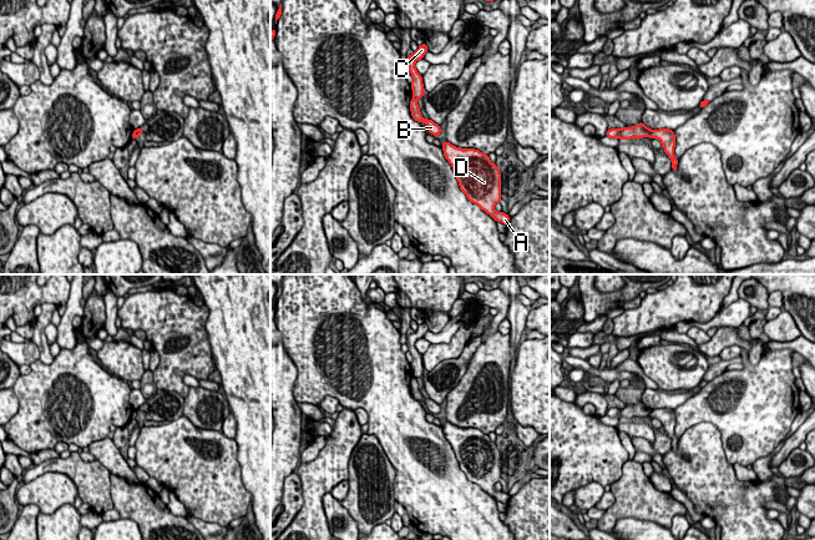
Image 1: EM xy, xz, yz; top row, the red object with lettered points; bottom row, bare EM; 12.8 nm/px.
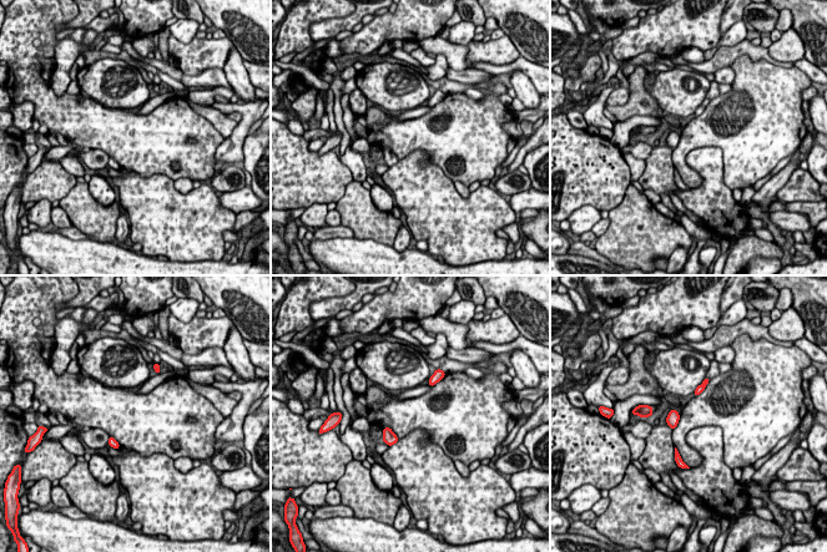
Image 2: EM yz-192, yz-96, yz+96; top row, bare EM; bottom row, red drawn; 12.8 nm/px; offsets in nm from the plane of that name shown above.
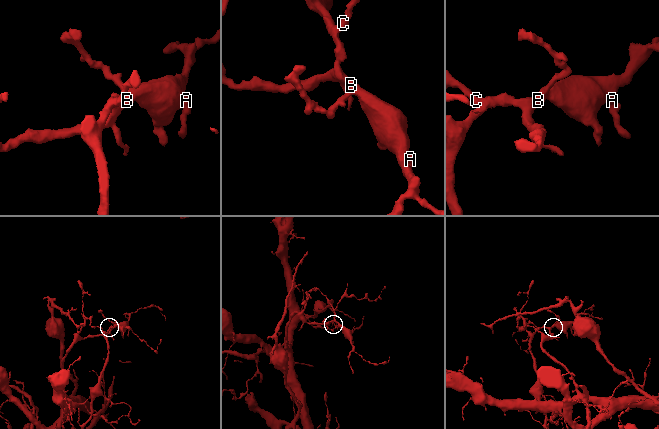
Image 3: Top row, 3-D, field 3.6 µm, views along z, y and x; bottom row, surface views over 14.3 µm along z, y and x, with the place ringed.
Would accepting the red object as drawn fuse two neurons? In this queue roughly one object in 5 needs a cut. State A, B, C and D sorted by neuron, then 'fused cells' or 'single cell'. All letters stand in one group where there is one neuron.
A B D / C; fused cells

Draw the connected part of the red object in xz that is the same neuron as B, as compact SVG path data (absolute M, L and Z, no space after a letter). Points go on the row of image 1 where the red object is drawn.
M412 97L410 101L410 111L411 116L415 121L417 122L424 122L431 135L437 137L441 132L440 125L435 123L432 120L426 120L422 117L419 105L417 105L417 99Z

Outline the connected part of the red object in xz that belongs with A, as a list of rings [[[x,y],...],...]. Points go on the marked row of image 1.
[[[447,141],[441,147],[467,200],[496,222],[507,224],[510,216],[495,211],[495,205],[501,202],[501,173],[496,163],[475,148],[456,147]]]

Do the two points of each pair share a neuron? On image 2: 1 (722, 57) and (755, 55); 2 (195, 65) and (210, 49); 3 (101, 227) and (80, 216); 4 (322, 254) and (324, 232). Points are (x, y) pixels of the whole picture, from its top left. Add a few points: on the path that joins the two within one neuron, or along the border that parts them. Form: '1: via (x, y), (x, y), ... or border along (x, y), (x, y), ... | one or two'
1: via (730, 54), (747, 51) | one
2: via (197, 61), (206, 52) | one
3: via (96, 222), (85, 216) | one
4: border along (313, 237), (321, 239), (352, 238) | two

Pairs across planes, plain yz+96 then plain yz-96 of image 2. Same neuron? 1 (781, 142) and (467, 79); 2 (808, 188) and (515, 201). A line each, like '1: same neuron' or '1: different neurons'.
1: different neurons
2: different neurons

